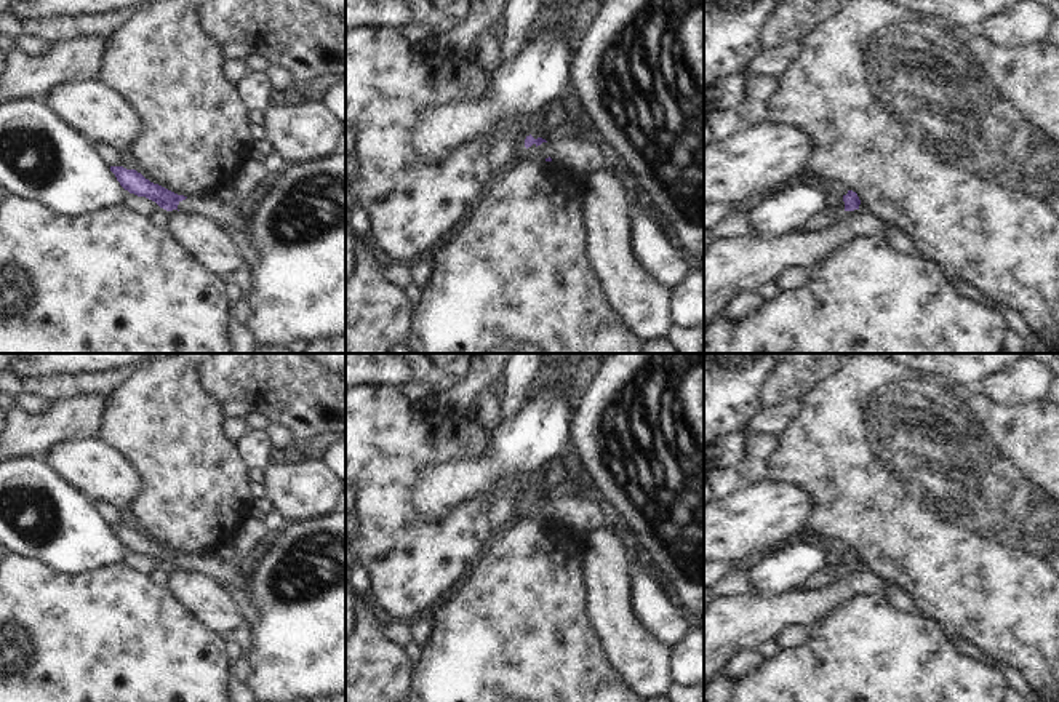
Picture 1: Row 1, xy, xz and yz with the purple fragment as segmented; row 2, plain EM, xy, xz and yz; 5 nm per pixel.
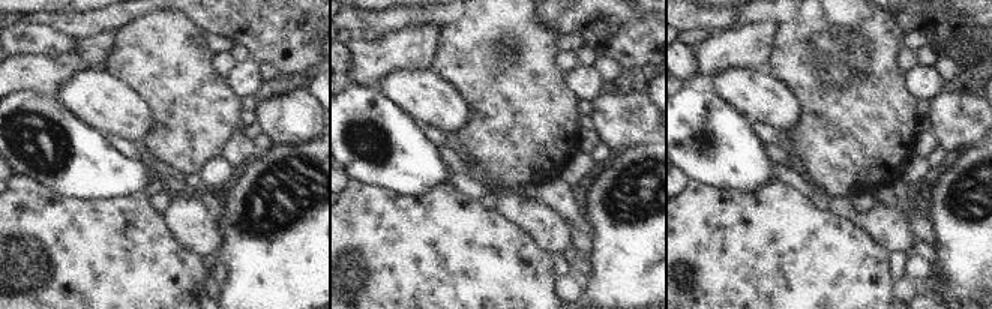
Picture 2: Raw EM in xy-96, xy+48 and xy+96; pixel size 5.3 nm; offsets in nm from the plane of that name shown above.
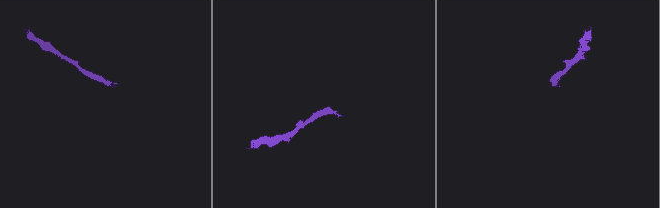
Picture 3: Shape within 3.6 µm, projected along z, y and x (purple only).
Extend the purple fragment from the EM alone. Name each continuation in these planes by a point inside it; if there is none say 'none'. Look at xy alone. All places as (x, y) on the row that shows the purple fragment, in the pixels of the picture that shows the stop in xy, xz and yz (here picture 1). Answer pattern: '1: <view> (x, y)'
1: xy (208, 207)

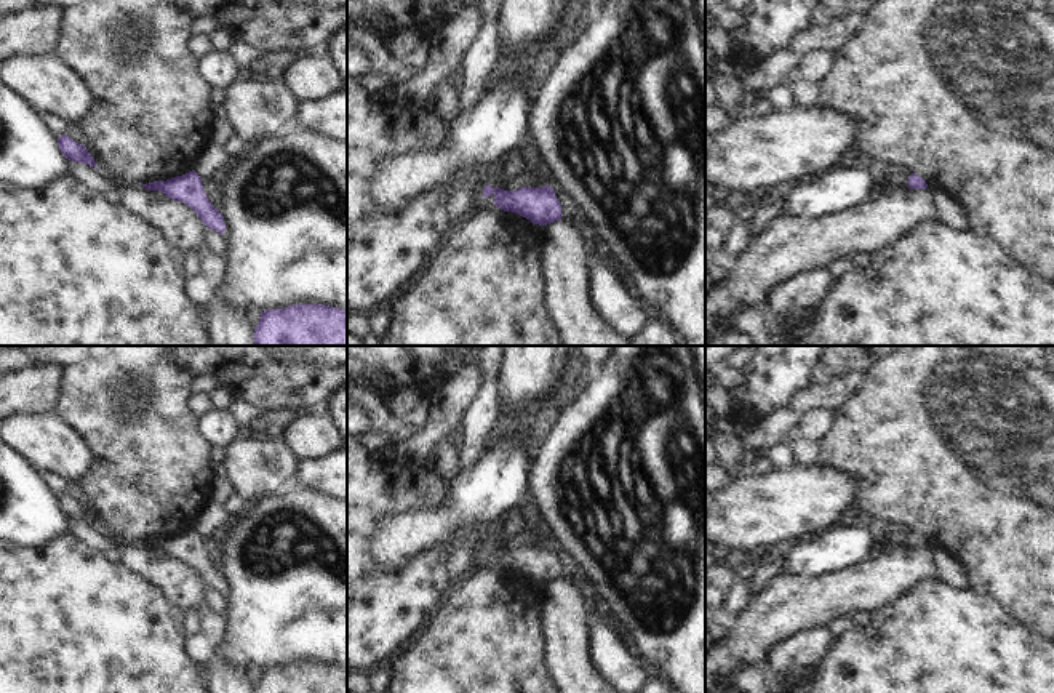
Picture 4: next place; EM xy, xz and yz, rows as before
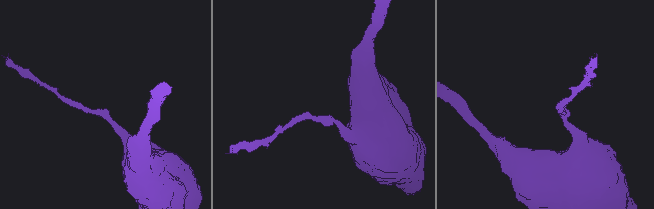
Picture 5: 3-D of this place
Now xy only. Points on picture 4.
none

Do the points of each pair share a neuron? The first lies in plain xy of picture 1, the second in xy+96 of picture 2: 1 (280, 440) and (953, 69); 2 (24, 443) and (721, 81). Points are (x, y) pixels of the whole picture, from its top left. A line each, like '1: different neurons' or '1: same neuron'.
1: same neuron
2: different neurons

